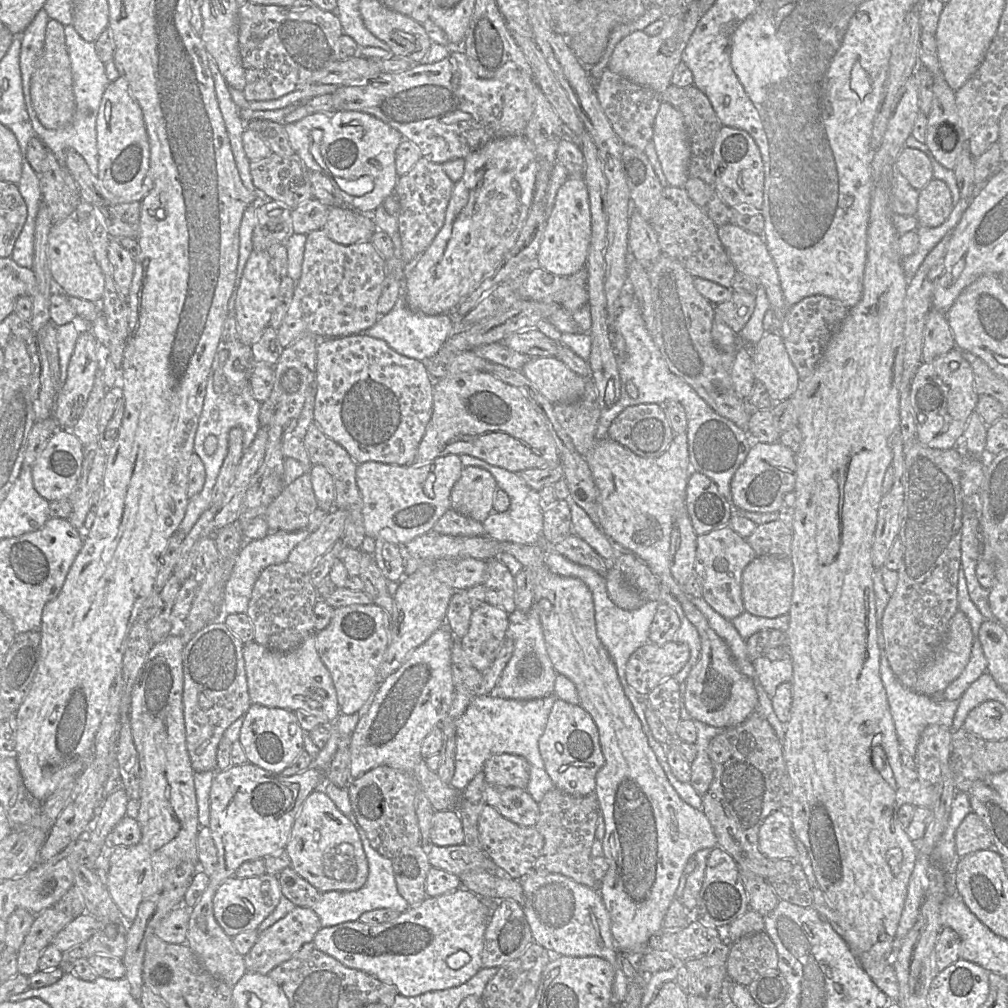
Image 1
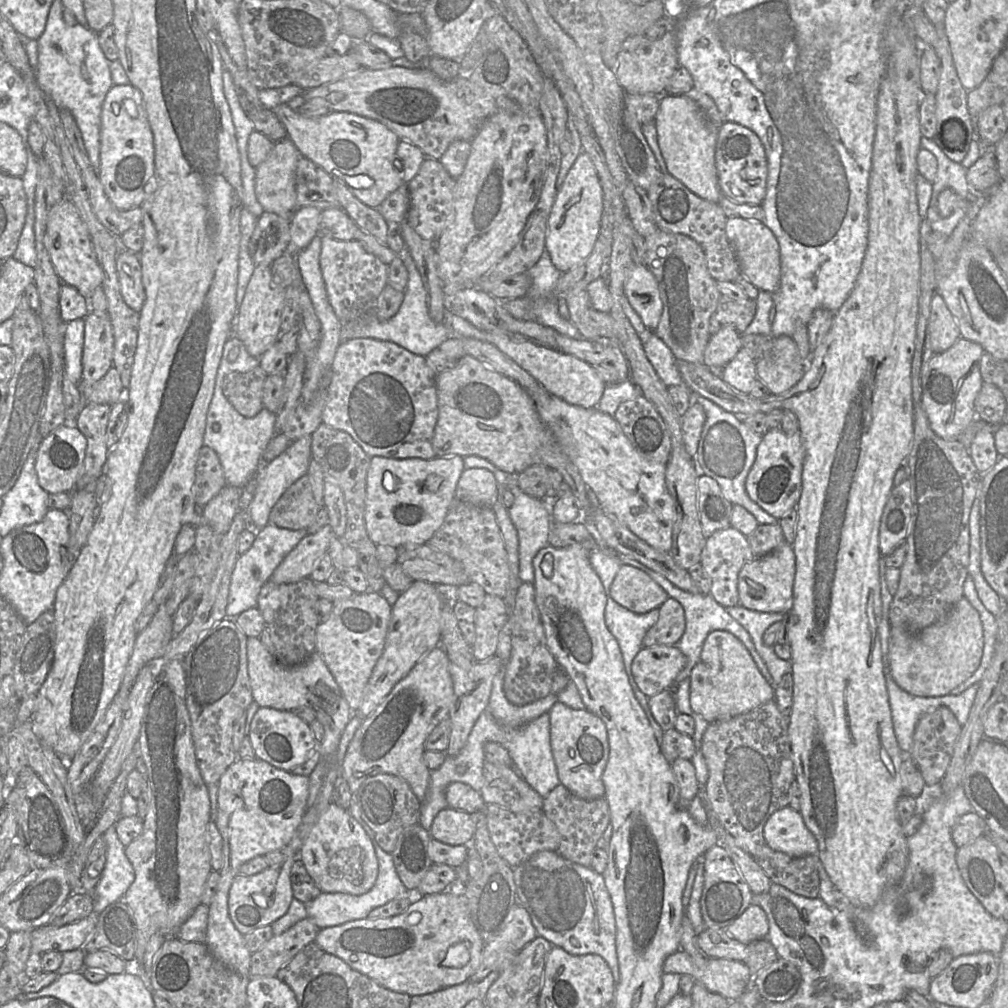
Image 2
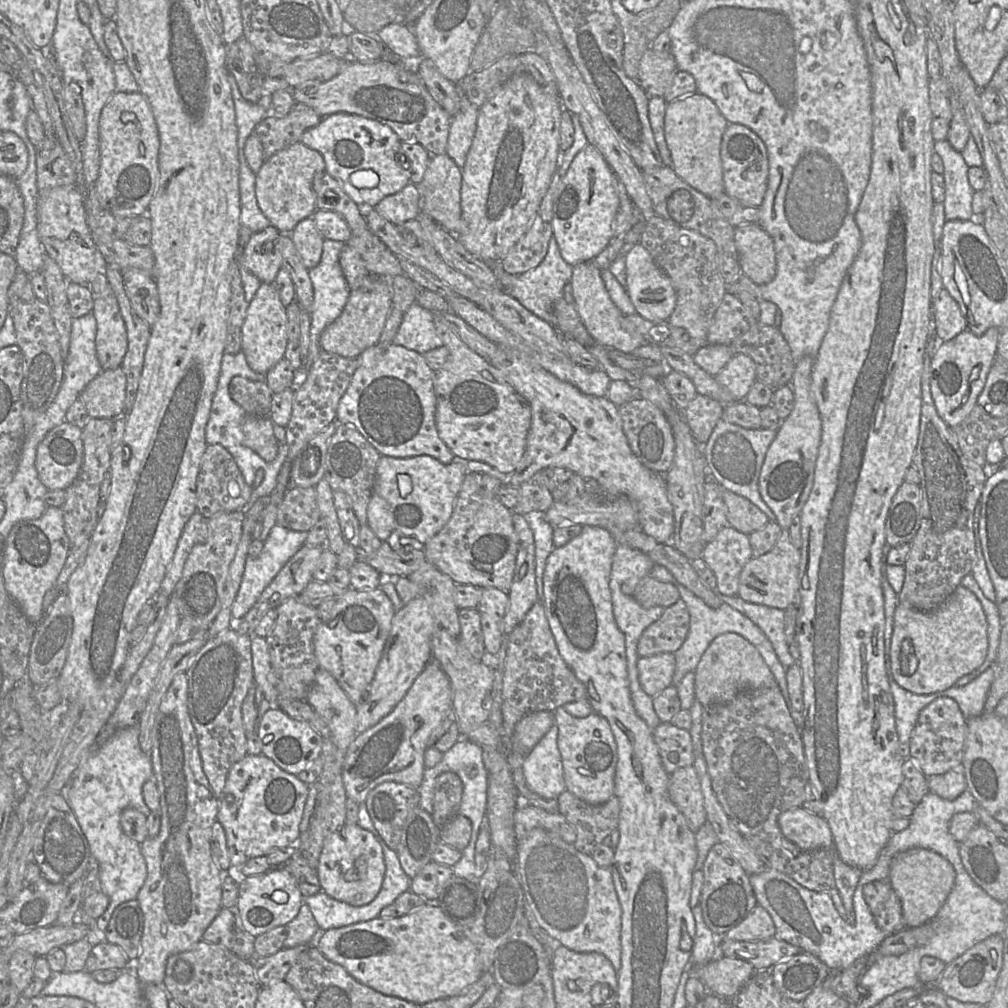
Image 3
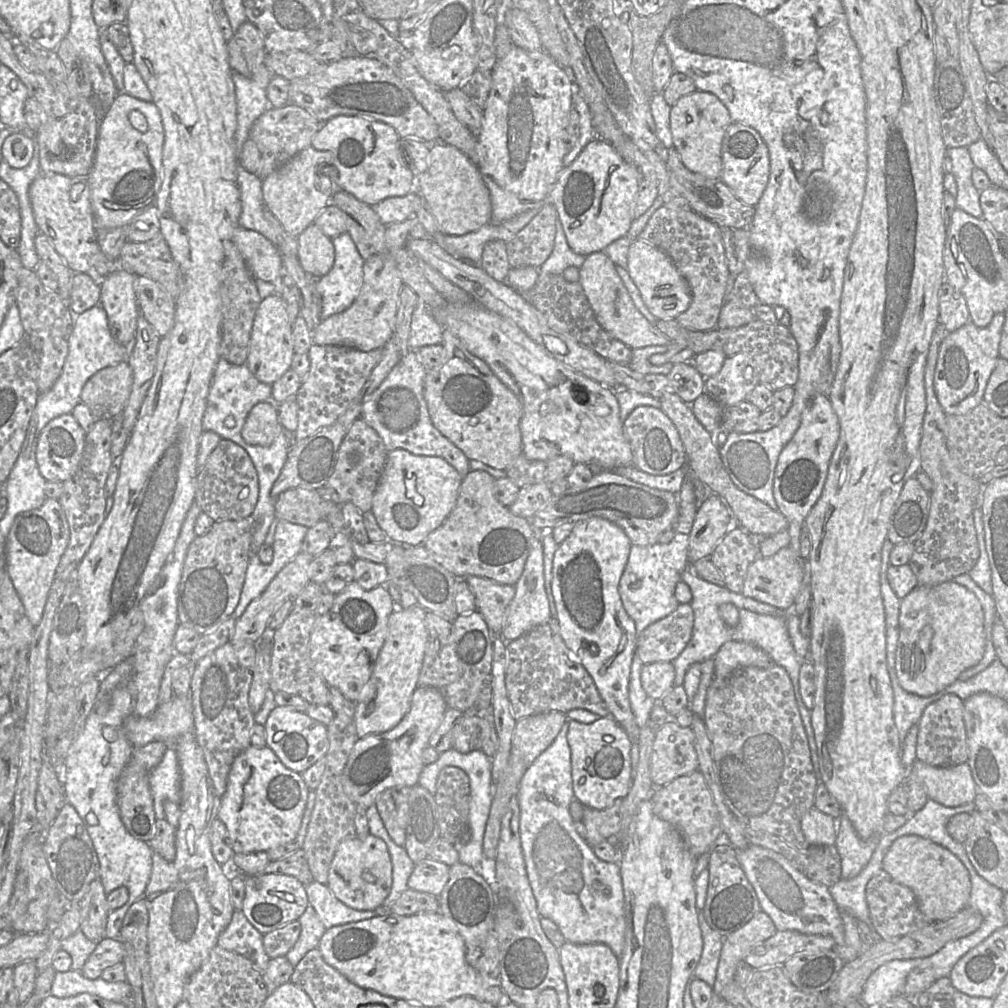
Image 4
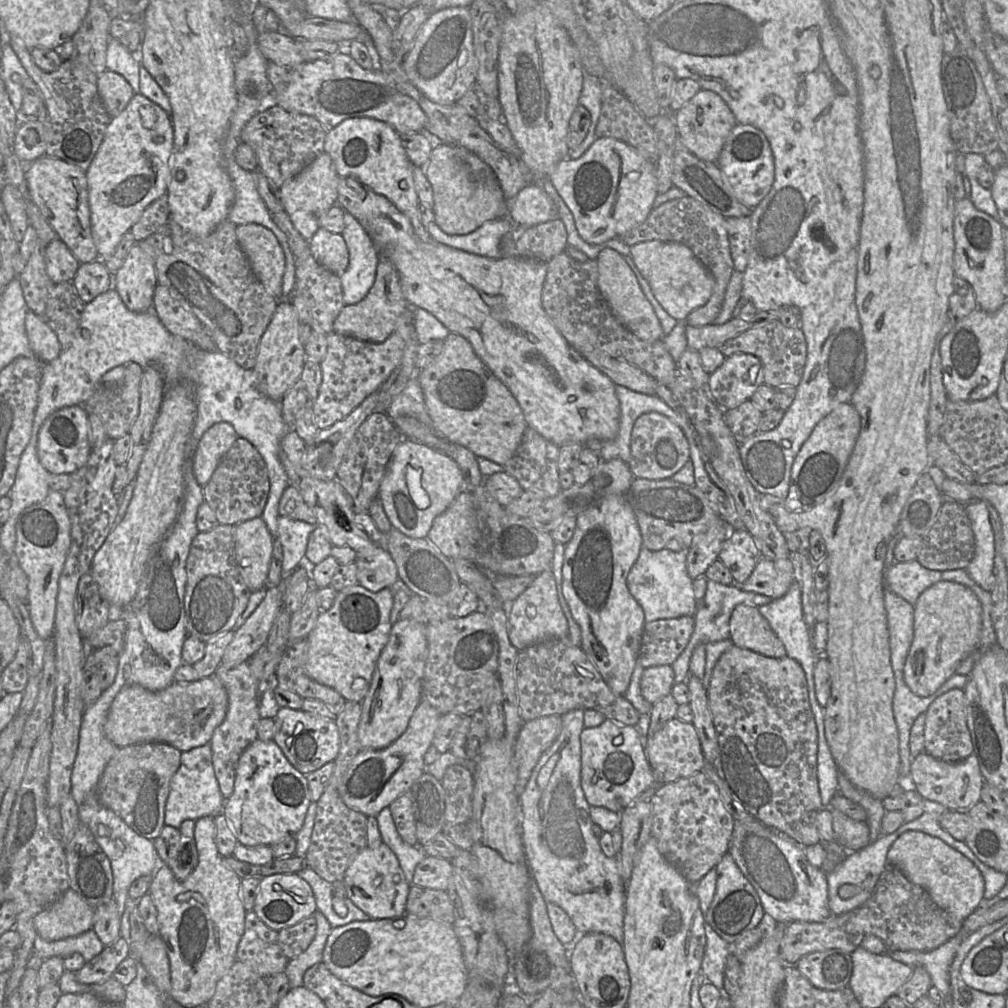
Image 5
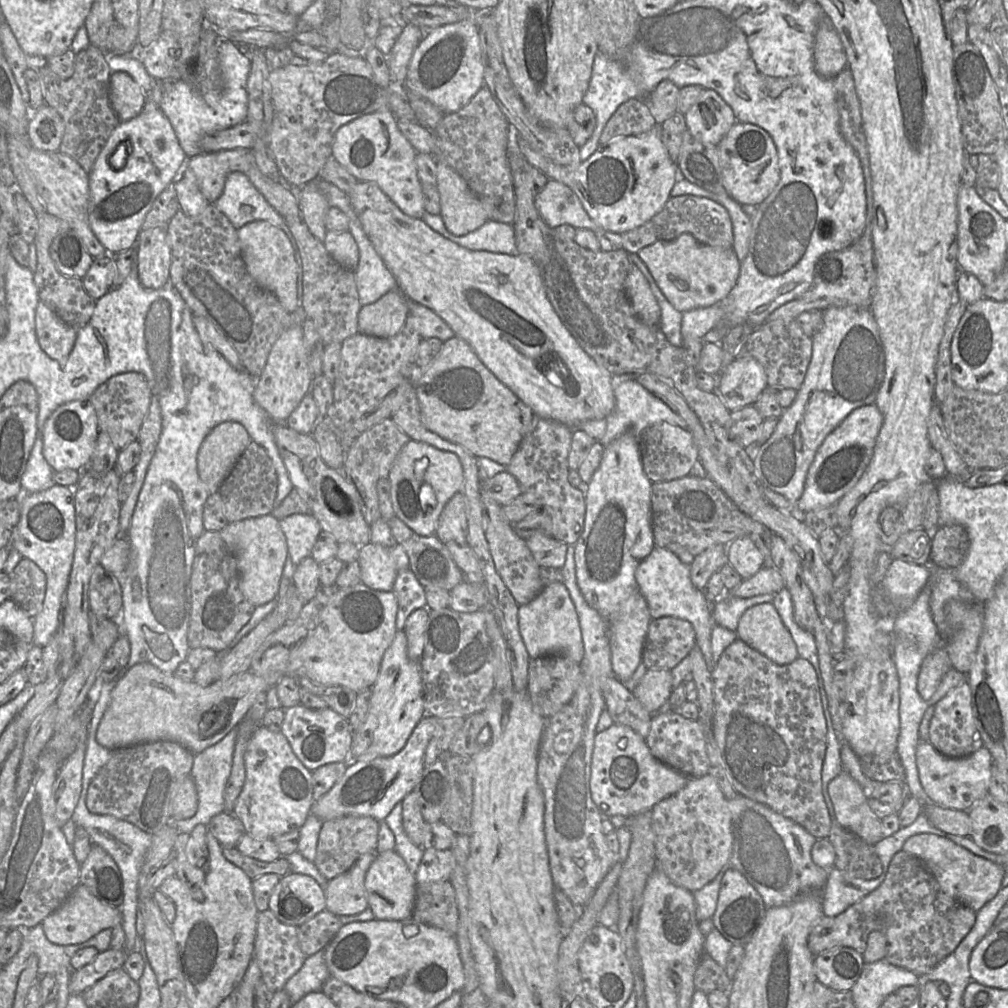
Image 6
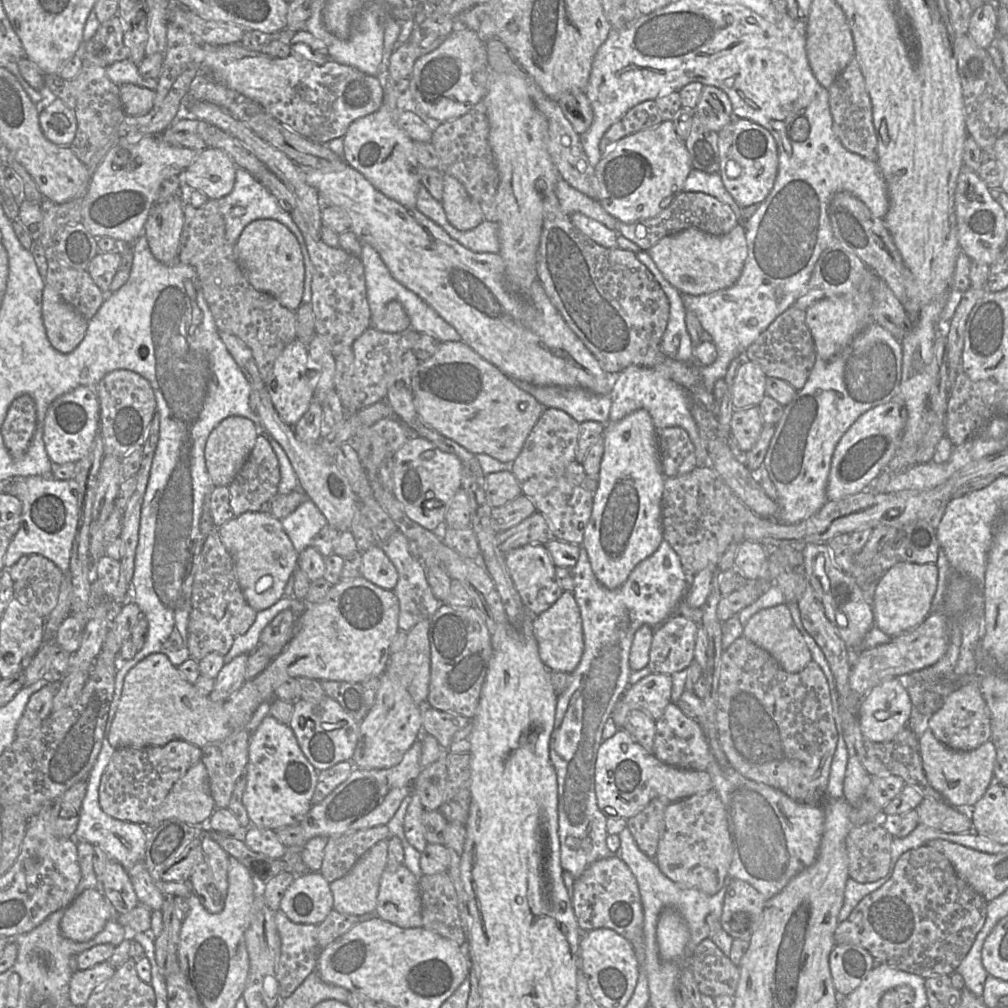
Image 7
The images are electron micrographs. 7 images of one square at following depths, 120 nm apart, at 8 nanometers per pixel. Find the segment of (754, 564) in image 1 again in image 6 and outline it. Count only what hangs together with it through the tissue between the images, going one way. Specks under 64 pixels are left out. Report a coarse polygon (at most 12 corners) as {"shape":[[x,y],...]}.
{"shape":[[764,565],[731,595],[777,594],[785,586],[779,571]]}

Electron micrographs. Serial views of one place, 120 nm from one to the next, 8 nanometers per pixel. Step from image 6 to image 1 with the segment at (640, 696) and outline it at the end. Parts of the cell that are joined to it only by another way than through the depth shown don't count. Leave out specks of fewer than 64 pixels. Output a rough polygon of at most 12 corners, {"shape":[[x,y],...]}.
{"shape":[[646,642],[626,680],[646,696],[685,666],[686,643]]}

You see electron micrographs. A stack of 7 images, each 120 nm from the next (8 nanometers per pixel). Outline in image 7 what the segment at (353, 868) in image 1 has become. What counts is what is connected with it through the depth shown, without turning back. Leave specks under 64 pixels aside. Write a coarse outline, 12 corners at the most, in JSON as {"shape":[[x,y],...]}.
{"shape":[[404,864],[386,868],[375,915],[423,927],[419,879]]}

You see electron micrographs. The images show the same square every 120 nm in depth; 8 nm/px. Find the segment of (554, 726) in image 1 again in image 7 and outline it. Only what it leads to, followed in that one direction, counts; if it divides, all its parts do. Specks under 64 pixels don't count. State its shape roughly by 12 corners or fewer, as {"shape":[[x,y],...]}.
{"shape":[[623,728],[602,741],[597,805],[629,819],[653,799],[714,790],[660,761]]}

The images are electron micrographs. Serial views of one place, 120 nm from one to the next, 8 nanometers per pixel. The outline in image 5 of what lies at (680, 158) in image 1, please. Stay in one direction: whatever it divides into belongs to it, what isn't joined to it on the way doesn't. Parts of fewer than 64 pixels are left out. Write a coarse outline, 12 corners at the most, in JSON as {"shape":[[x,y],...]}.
{"shape":[[701,89],[674,113],[677,135],[698,159],[717,162],[737,121]]}

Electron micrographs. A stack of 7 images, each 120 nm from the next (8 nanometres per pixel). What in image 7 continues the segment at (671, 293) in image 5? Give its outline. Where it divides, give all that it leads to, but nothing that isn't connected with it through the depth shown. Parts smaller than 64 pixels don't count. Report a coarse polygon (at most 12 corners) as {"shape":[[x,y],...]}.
{"shape":[[743,224],[688,228],[646,251],[682,294],[732,286],[747,257]]}

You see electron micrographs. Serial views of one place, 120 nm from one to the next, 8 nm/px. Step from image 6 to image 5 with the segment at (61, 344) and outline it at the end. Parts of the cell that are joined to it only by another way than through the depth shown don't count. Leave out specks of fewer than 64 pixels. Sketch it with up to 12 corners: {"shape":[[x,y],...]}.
{"shape":[[26,313],[29,345],[42,364],[56,359],[55,332],[36,314]]}

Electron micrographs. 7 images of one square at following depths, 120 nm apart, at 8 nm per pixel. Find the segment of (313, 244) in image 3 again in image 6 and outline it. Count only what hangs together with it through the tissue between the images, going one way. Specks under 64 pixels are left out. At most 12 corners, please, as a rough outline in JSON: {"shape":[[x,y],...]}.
{"shape":[[349,230],[327,231],[323,243],[332,258],[357,269],[359,248]]}

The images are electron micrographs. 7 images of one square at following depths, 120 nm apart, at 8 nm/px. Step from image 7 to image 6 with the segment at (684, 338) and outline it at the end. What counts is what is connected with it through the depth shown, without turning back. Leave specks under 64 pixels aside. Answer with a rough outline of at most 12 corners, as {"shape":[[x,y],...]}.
{"shape":[[628,252],[630,261],[646,278],[661,309],[660,329],[674,346],[683,346],[678,311],[657,286],[637,253]]}

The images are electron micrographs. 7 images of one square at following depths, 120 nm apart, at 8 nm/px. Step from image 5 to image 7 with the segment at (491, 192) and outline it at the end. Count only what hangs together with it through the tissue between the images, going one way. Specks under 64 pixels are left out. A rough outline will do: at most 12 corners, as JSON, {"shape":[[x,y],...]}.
{"shape":[[444,174],[442,205],[458,230],[484,221],[480,207]]}

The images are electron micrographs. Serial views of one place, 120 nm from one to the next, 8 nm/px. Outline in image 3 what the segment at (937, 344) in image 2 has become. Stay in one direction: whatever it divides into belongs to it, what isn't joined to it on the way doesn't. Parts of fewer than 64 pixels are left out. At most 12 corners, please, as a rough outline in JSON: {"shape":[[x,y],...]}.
{"shape":[[943,287],[932,299],[935,336],[949,341],[967,328]]}

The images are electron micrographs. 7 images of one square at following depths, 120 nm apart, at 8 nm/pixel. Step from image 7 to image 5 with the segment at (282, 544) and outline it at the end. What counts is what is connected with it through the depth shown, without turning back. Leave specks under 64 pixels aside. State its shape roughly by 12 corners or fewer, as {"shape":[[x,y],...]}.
{"shape":[[261,517],[234,526],[239,571],[266,588],[274,536]]}

